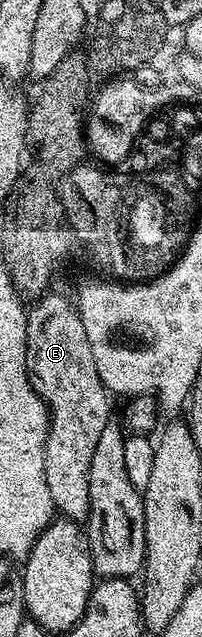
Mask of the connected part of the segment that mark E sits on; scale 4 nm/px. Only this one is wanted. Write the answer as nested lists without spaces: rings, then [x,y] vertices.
[[[48,291],[35,302],[36,305],[27,310],[28,326],[26,327],[26,347],[28,348],[28,378],[31,379],[36,394],[48,407],[48,438],[44,452],[44,470],[46,471],[46,487],[50,487],[53,506],[60,509],[69,521],[83,522],[88,515],[90,503],[90,455],[94,455],[94,447],[98,443],[100,426],[109,420],[108,400],[110,394],[105,389],[98,375],[98,367],[94,363],[94,355],[90,351],[90,339],[86,339],[86,327],[82,327],[80,314],[76,306],[60,293]]]

